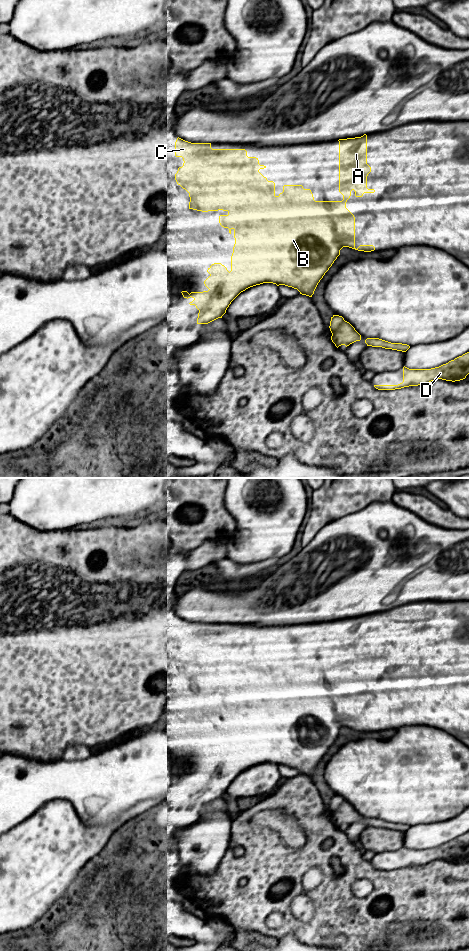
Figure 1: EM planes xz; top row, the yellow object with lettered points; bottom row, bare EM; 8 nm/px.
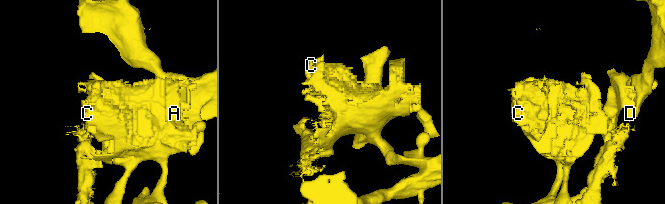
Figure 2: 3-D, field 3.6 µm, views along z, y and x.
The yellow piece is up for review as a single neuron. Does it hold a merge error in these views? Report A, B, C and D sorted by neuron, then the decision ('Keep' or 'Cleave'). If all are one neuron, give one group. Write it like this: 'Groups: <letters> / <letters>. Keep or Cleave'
Groups: A B C / D. Cleave

